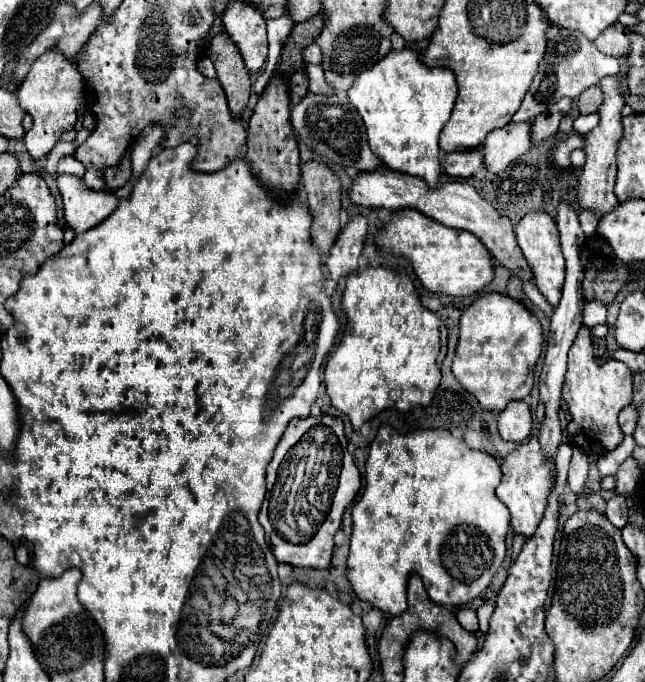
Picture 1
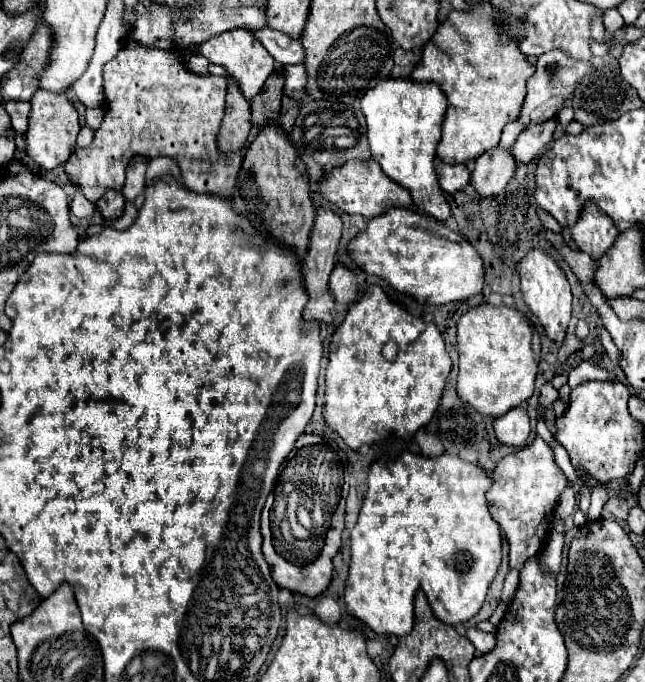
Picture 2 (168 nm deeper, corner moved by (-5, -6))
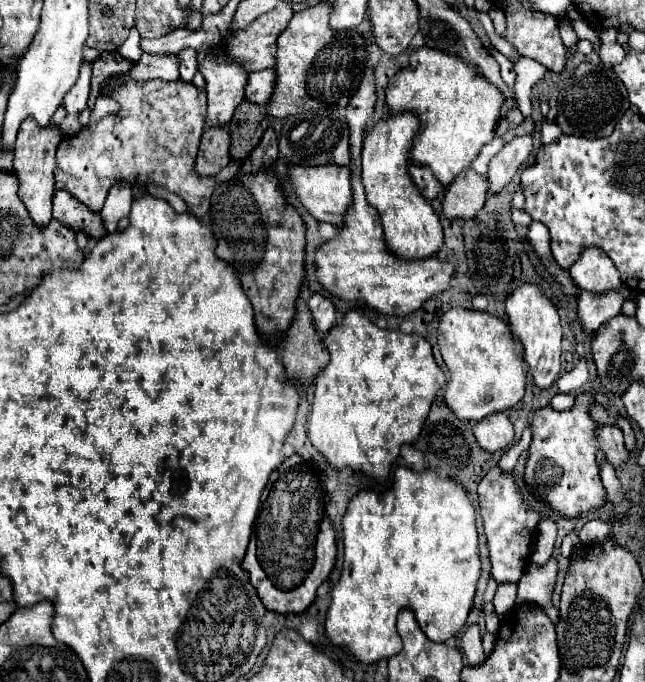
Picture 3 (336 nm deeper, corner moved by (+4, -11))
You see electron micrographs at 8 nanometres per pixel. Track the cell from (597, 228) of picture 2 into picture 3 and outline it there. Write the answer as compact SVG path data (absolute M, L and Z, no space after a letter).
M585 248L569 268L569 274L579 288L589 292L601 294L621 286L621 278L613 260L609 260L609 256L605 256L605 252L599 248Z

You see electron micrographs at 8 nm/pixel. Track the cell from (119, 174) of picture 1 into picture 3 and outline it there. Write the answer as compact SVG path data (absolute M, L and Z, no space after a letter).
M57 190L53 194L53 216L57 220L65 222L65 226L69 226L73 230L85 230L89 236L93 236L97 240L107 234L99 212L85 208L85 204L77 202L65 190Z

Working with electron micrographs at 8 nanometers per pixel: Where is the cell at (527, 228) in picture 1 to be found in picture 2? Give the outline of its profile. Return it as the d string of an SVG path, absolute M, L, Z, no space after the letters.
M532 249L526 255L526 259L518 265L518 275L520 275L520 289L524 303L538 317L546 337L552 339L554 343L562 343L572 315L572 293L570 293L570 283L564 277L564 271L542 249Z

